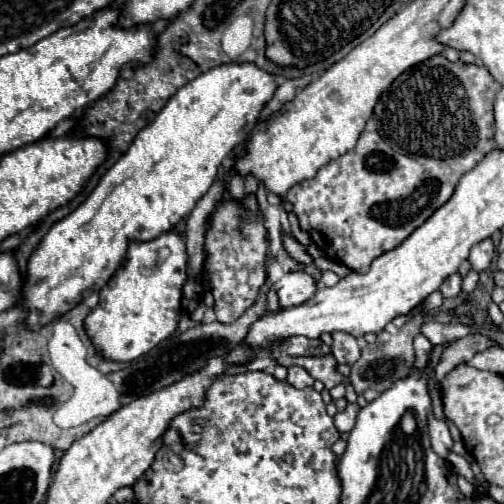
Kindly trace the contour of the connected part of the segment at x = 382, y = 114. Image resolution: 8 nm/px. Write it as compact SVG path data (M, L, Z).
M440 54L428 58L428 60L424 60L424 62L416 64L416 66L412 66L412 68L408 68L404 74L400 74L400 76L392 82L392 86L390 86L390 88L382 94L382 98L378 100L378 104L376 104L376 108L374 108L374 114L372 114L372 118L370 118L368 124L366 124L366 130L364 130L364 132L360 134L360 138L358 138L358 144L356 144L350 152L346 152L344 156L340 156L340 158L336 158L336 160L330 160L326 166L322 166L314 178L302 180L302 182L294 184L294 186L286 192L284 198L294 206L292 212L298 216L302 230L306 230L306 232L310 234L312 242L314 242L320 250L324 250L328 258L342 262L342 264L348 266L350 270L366 272L368 266L370 266L370 262L372 262L376 256L380 256L380 254L384 254L384 252L396 248L398 244L402 244L402 242L404 242L418 226L422 226L440 206L444 206L444 204L450 200L450 196L454 194L454 188L456 188L458 180L460 180L466 172L470 172L490 150L494 150L494 116L492 116L492 104L494 104L494 98L496 98L496 94L498 94L500 88L502 88L502 86L490 76L490 72L488 72L482 64L464 64L462 60L450 62L450 60L446 60L444 56L440 56Z

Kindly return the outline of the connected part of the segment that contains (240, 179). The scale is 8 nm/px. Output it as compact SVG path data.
M236 172L236 174L232 176L232 180L230 180L228 190L230 190L230 196L232 196L232 198L242 200L242 198L244 198L244 176Z

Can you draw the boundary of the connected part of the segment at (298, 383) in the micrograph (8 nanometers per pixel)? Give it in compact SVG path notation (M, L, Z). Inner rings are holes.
M290 366L288 368L288 378L286 378L294 388L306 388L314 384L314 378L302 368L302 366Z

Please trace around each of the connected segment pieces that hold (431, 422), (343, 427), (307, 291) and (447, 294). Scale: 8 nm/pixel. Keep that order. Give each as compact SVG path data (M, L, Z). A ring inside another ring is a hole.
M432 412L428 414L428 432L430 432L430 440L432 440L432 448L438 456L446 458L448 452L452 450L452 436L448 430L448 424L440 418L436 418Z
M348 404L348 408L344 412L338 412L334 416L334 426L338 428L338 432L350 432L356 424L356 414L358 414L360 406L358 404Z
M294 270L294 272L286 272L274 284L274 290L278 292L280 308L290 308L290 306L298 306L298 304L310 300L314 296L314 292L318 290L318 284L304 270Z
M450 276L442 286L440 286L440 292L444 298L452 298L460 292L460 286L462 286L462 278L460 276Z

